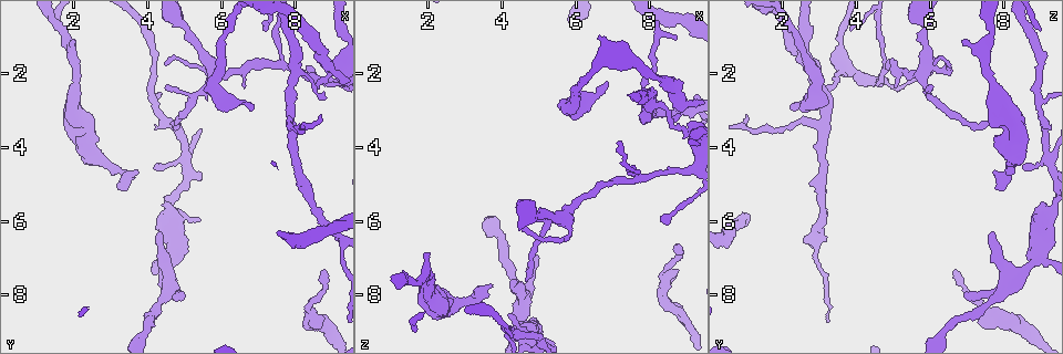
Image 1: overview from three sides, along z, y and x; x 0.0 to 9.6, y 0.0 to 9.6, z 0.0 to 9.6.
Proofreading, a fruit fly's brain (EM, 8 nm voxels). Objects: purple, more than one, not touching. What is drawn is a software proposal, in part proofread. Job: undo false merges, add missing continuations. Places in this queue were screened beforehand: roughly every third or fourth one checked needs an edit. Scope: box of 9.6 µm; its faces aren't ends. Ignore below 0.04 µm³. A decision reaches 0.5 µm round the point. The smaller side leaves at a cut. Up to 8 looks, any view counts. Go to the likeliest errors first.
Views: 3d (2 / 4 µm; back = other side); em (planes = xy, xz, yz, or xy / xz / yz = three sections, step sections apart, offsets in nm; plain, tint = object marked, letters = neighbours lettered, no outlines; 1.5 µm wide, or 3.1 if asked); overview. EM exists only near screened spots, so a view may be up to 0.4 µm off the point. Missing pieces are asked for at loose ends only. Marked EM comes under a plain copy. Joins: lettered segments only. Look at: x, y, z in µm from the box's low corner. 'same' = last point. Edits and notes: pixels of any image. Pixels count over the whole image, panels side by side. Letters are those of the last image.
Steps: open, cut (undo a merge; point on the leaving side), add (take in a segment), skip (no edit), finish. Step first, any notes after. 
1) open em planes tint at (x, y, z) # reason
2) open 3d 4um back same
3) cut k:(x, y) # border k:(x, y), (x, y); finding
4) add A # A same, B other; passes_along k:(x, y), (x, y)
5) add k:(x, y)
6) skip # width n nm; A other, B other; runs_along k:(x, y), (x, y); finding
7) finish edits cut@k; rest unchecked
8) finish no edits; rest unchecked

open em planes letters at (4.65, 3.30, 7.70) # branch stops here

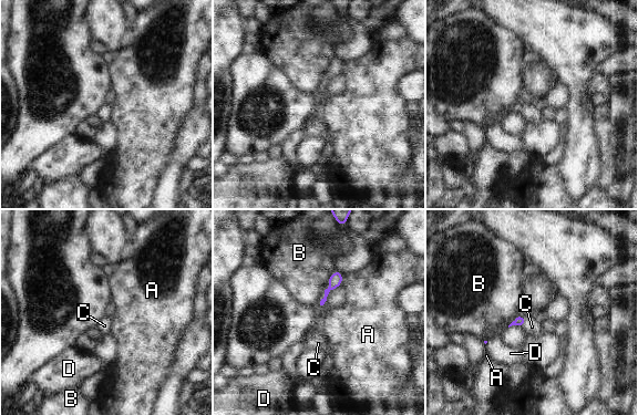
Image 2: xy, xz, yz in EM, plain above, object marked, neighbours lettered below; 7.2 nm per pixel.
add C # A other, B other, C same, D other; passes_along 2:(520, 321), (524, 322), (532, 327); the neuron continues

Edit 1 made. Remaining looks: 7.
open 3d 4um at (2.15, 3.80, 7.75) # free end

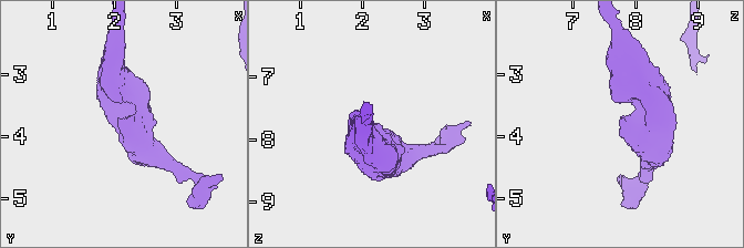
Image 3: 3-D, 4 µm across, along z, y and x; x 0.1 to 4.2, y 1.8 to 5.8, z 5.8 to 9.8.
open em yz step 8 letters at (2.10, 3.75, 7.80) # need the tissue

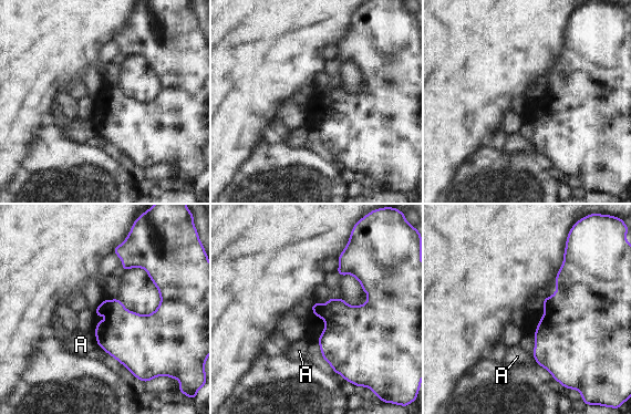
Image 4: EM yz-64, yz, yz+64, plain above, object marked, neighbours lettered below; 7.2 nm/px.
skip # A other; border 4:(93, 332), (97, 344); none of them fits

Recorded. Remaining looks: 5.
finish edits add@2; rest unchecked

